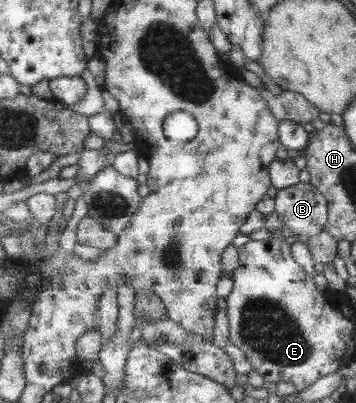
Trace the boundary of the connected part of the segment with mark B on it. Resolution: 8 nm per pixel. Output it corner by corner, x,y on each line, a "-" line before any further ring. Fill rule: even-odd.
310,182
279,189
275,201
287,232
311,238
325,231
329,204
323,193

